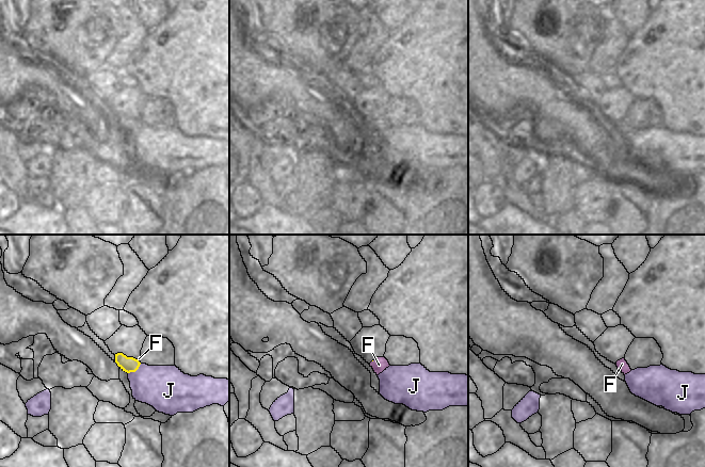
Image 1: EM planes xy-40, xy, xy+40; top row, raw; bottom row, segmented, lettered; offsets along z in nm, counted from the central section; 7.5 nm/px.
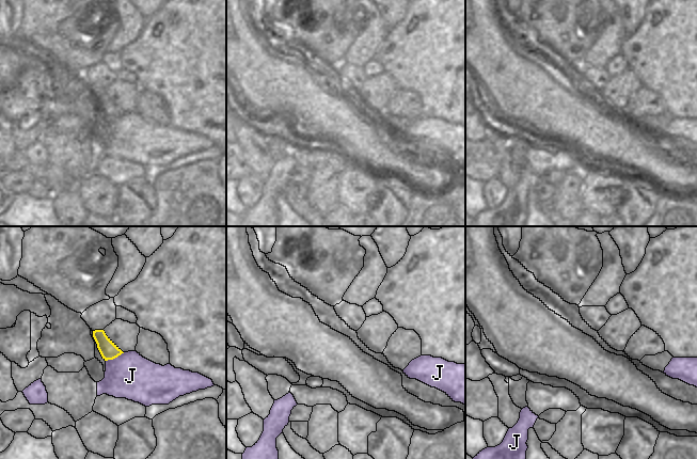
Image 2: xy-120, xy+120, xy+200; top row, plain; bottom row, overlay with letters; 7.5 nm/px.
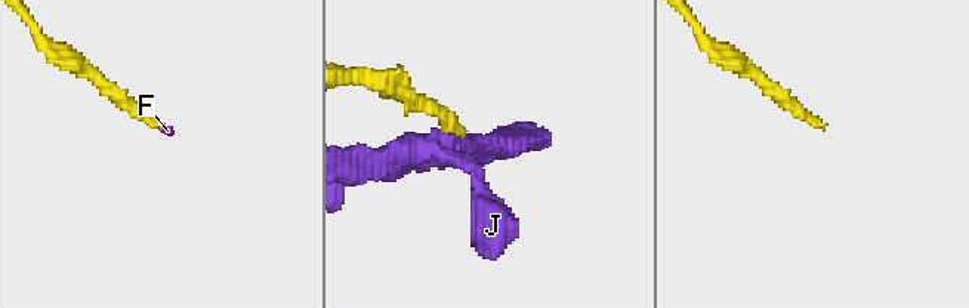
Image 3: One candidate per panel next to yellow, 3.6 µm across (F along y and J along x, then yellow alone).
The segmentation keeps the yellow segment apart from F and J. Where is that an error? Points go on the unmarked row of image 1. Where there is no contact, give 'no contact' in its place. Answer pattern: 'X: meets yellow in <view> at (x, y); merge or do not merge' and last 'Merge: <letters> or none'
F: meets yellow in xy-40 at (139, 123); merge
J: meets yellow in xy-40 at (134, 132); do not merge
Merge: F

